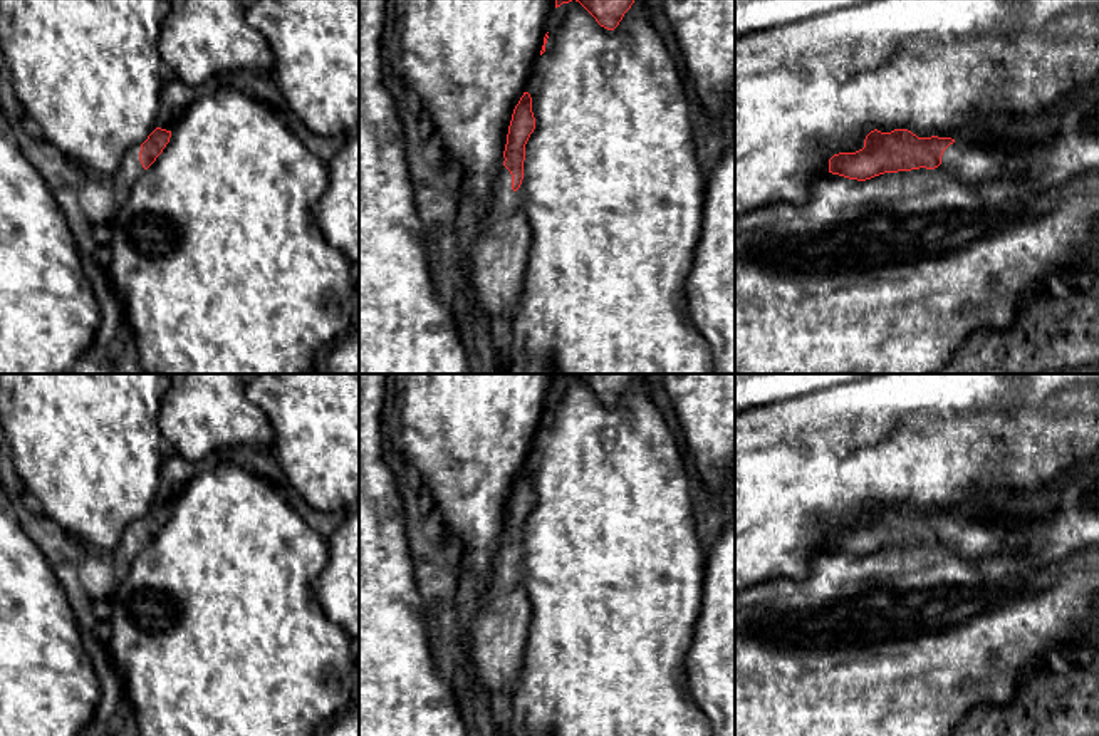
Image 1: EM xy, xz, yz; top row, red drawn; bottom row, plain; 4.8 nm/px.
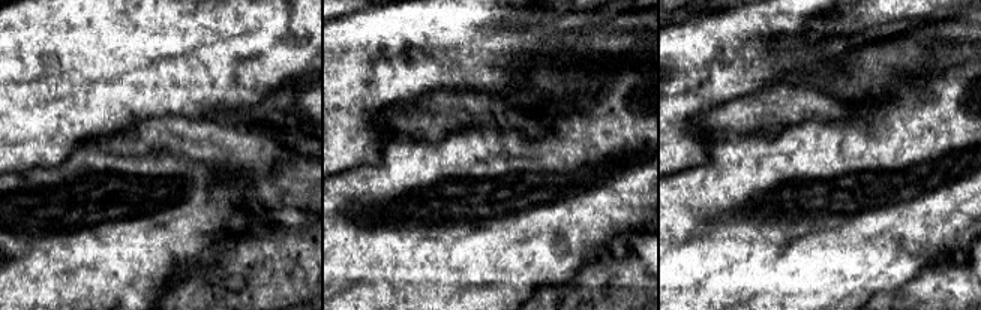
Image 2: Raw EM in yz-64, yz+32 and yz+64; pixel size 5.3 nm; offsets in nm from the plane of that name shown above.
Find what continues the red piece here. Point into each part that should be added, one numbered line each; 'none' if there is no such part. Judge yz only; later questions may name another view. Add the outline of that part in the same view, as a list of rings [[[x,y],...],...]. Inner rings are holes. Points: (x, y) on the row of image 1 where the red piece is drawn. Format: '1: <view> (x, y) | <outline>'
1: yz (970, 163) | [[[955,141],[945,149],[940,166],[966,184],[993,181],[1007,171],[990,146],[961,141]]]

